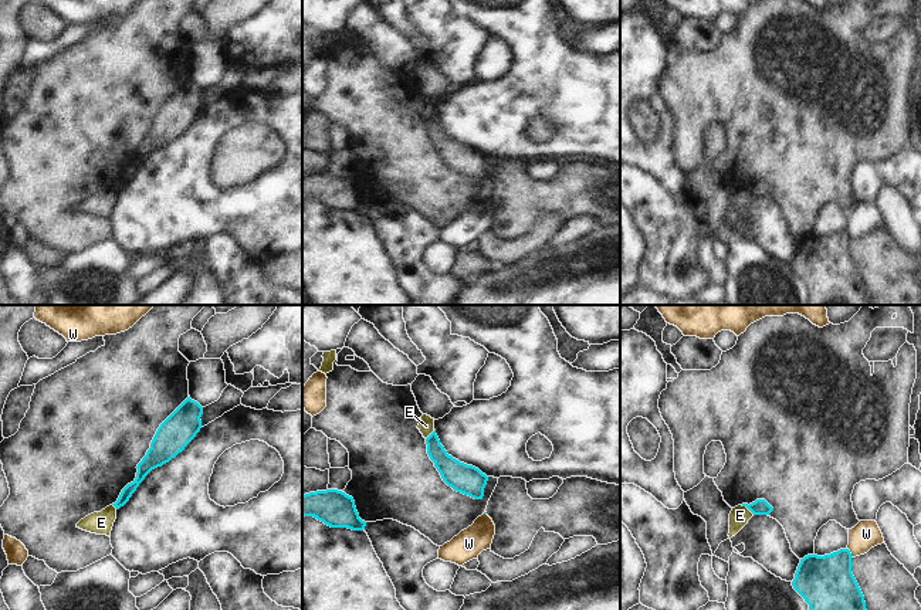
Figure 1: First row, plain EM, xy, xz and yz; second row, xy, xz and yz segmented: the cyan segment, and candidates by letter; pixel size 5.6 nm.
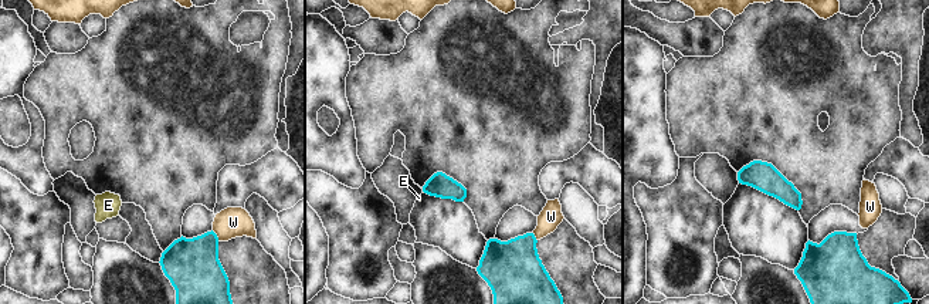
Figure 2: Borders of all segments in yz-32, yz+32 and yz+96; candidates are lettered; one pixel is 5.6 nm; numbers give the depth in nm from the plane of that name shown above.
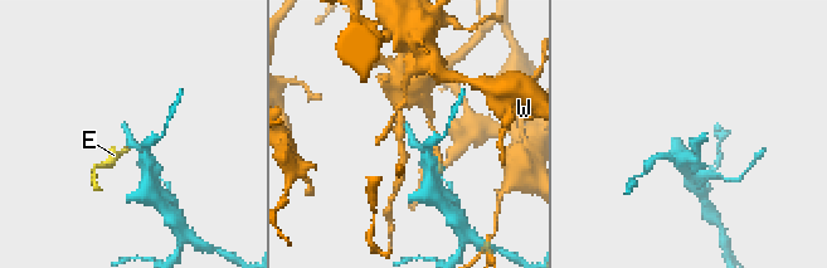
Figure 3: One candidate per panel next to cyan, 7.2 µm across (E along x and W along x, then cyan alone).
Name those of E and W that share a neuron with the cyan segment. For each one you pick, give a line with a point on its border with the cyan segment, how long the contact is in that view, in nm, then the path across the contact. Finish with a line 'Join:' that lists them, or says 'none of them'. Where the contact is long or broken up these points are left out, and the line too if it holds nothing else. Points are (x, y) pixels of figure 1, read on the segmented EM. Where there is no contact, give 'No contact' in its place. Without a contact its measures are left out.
Join: none of them

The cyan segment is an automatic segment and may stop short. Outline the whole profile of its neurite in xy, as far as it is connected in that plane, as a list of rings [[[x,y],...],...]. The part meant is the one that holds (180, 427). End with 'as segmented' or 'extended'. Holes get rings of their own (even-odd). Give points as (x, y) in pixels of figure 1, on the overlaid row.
[[[187,397],[158,428],[150,448],[138,464],[133,482],[128,484],[118,501],[112,504],[116,509],[123,506],[136,491],[145,477],[155,468],[175,458],[196,437],[202,428],[203,407]]] | as segmented

